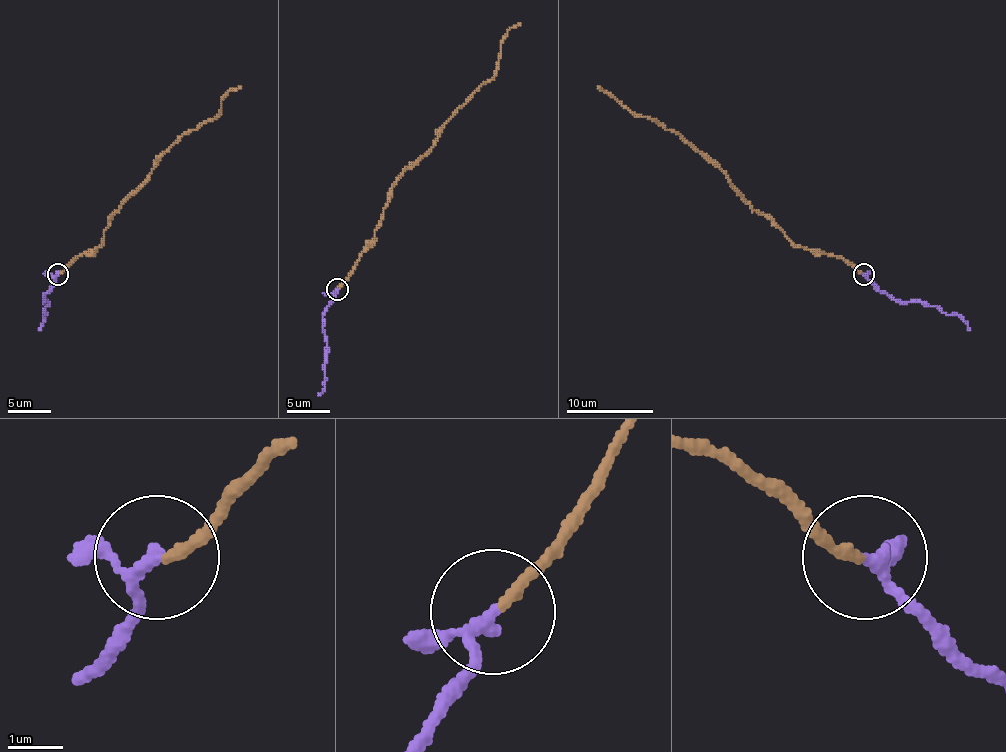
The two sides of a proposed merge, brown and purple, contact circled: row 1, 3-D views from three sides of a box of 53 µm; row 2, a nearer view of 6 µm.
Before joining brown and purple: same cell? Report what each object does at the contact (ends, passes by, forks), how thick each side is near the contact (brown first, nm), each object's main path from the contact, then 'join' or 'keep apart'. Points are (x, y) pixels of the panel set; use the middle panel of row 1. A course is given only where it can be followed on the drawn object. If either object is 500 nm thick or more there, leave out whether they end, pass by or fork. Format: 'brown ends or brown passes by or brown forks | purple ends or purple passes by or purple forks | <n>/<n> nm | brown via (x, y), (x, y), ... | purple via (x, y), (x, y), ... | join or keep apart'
brown ends | purple passes by | 180/180 nm | brown via (337, 288), (370, 241), (392, 184), (433, 143), (446, 121), (494, 75), (503, 36), (520, 23) | purple via (337, 288), (322, 315), (327, 362), (324, 389), (318, 395) | join

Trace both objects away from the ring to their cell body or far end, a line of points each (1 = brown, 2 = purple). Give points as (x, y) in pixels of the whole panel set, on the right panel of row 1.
1: (863, 273), (841, 258), (796, 245), (769, 219), (759, 214), (717, 167), (658, 121), (632, 114), (598, 86)
2: (863, 273), (889, 295), (902, 302), (926, 302), (937, 306), (963, 321), (970, 330)

